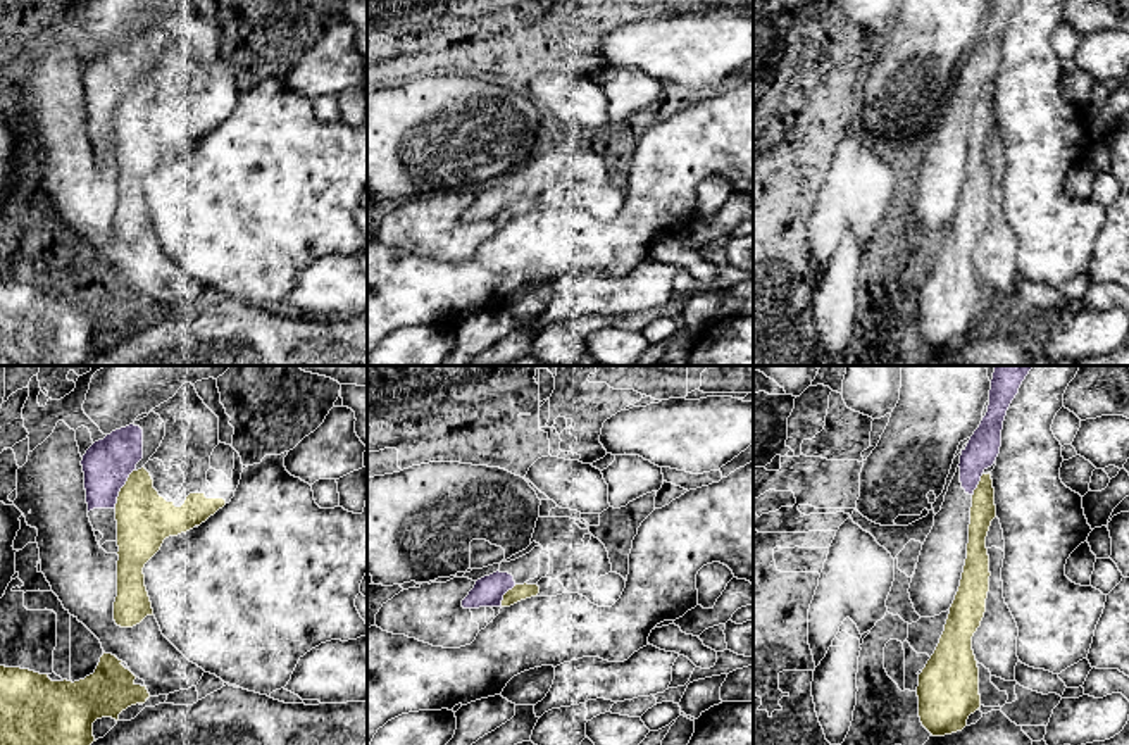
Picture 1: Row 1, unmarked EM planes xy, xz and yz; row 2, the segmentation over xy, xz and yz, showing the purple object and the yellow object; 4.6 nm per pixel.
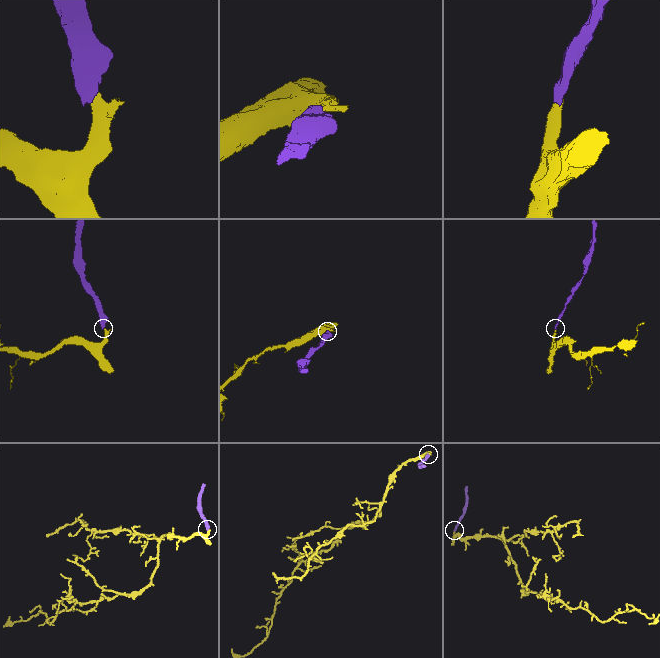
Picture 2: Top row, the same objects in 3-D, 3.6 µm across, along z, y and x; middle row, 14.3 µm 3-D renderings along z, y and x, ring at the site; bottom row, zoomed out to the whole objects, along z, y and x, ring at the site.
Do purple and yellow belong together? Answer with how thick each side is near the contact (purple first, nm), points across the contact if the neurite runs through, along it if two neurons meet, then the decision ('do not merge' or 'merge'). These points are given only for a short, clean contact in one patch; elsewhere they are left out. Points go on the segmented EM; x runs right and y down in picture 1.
220 nm thick on the purple side, 260 nm on the other; border along xy (133, 469), (114, 507); do not merge

